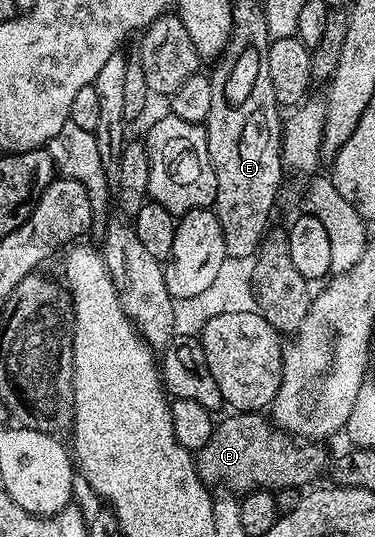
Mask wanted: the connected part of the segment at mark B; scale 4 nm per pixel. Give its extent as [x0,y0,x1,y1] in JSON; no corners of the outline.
[194,411,329,495]

